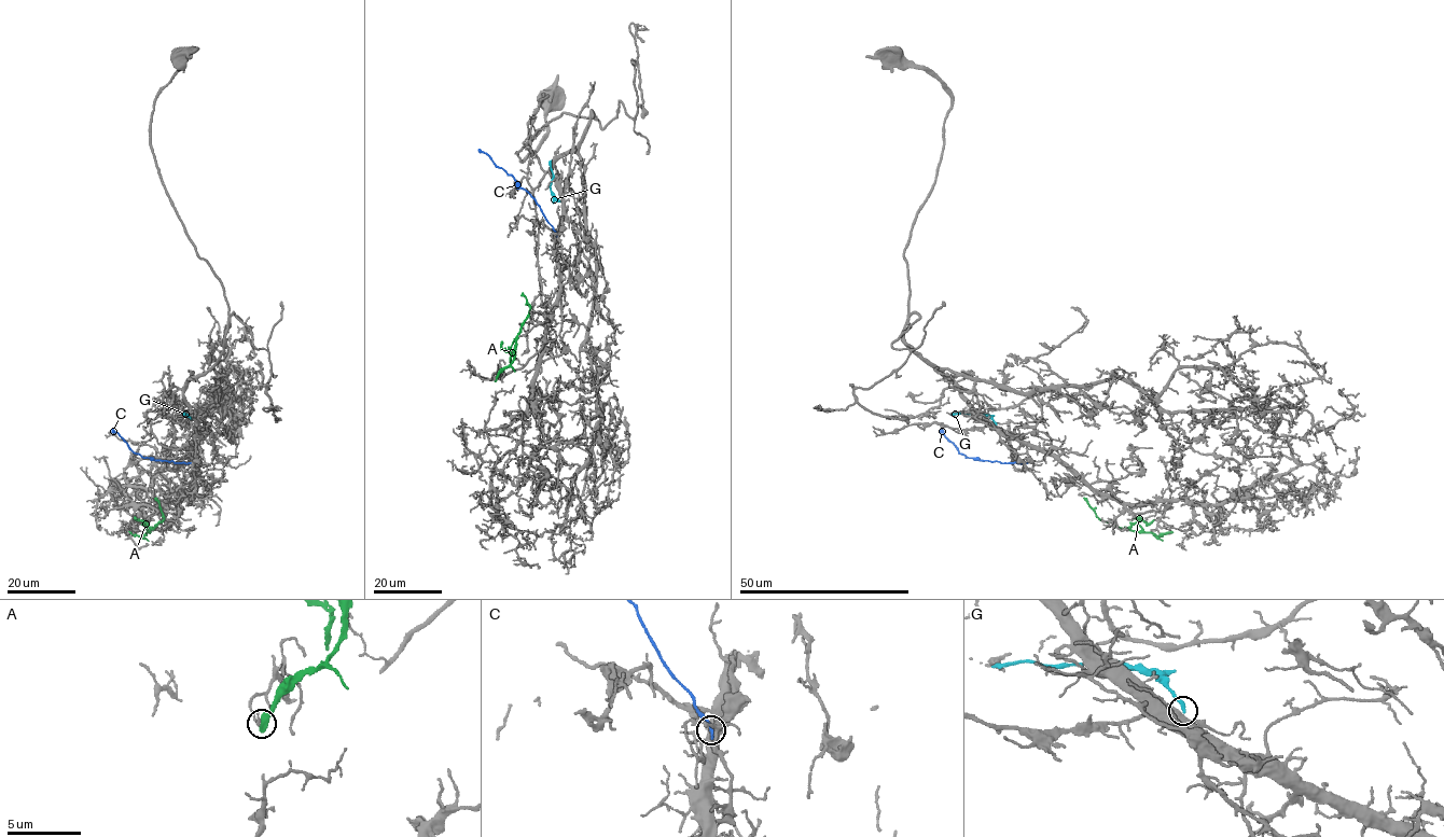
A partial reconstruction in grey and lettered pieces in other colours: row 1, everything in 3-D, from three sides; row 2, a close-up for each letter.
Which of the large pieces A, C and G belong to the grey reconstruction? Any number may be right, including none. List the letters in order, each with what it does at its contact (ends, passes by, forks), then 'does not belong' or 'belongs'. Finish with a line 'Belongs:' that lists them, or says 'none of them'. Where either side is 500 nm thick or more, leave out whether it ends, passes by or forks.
A: it ends there; does not belong
C: it ends there; does not belong
G: does not belong
Belongs: none of them

